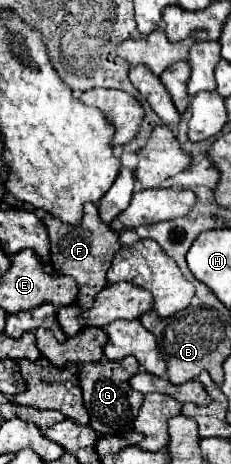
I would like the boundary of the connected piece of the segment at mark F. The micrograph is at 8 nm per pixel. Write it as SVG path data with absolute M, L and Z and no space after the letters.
M86 203L86 207L84 207L82 229L78 229L74 225L66 225L66 223L58 221L56 217L50 217L50 215L46 215L44 225L48 227L48 233L50 233L50 243L52 243L50 253L52 253L54 269L58 273L74 277L80 291L84 293L76 299L76 303L84 309L92 307L96 295L106 287L106 271L110 267L110 261L112 261L114 253L118 253L122 247L118 241L118 235L106 223L100 221L98 209L94 203Z

